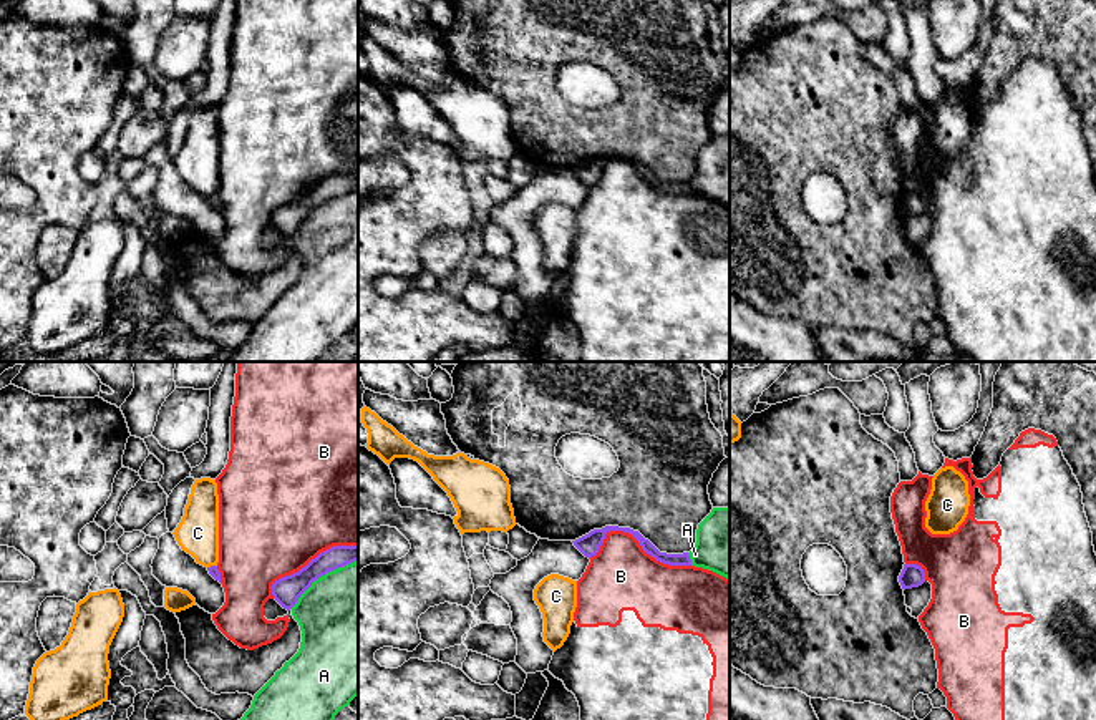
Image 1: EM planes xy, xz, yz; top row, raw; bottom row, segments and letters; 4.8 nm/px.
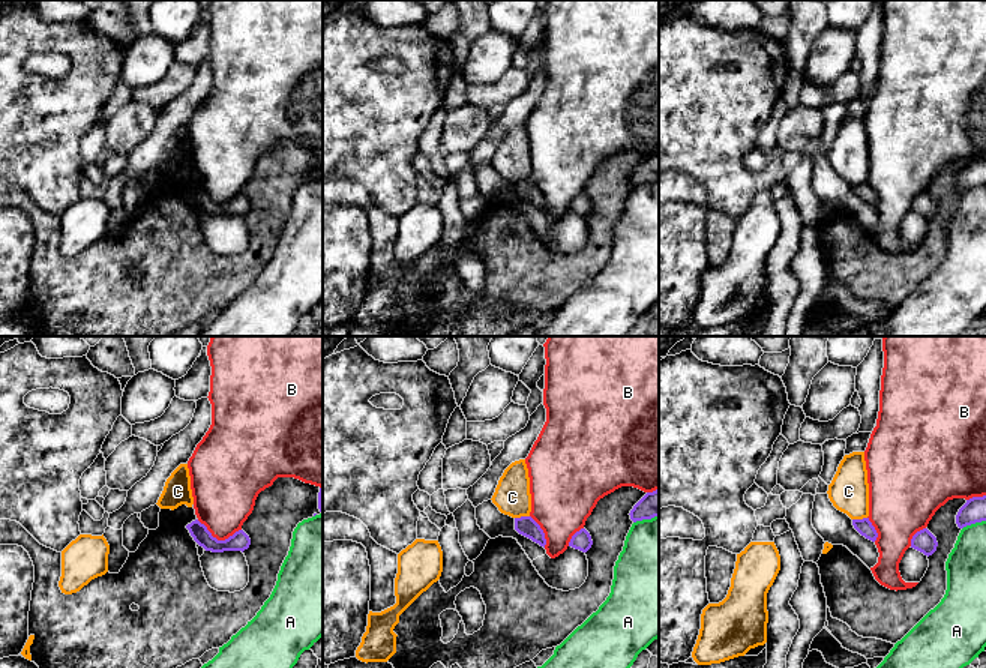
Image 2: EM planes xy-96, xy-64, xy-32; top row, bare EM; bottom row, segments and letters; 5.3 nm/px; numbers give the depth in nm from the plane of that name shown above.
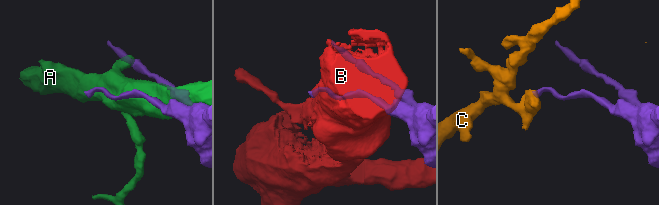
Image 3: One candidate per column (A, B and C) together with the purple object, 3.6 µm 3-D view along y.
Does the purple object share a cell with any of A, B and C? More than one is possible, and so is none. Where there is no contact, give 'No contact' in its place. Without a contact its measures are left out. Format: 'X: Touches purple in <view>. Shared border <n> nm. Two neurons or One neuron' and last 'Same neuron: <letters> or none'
A: Touches purple in xy. Shared border 400 nm. Two neurons
B: Touches purple in xz. Shared border 500 nm. Two neurons
C: Touches purple in xy. Shared border 50 nm. Two neurons
Same neuron: none

